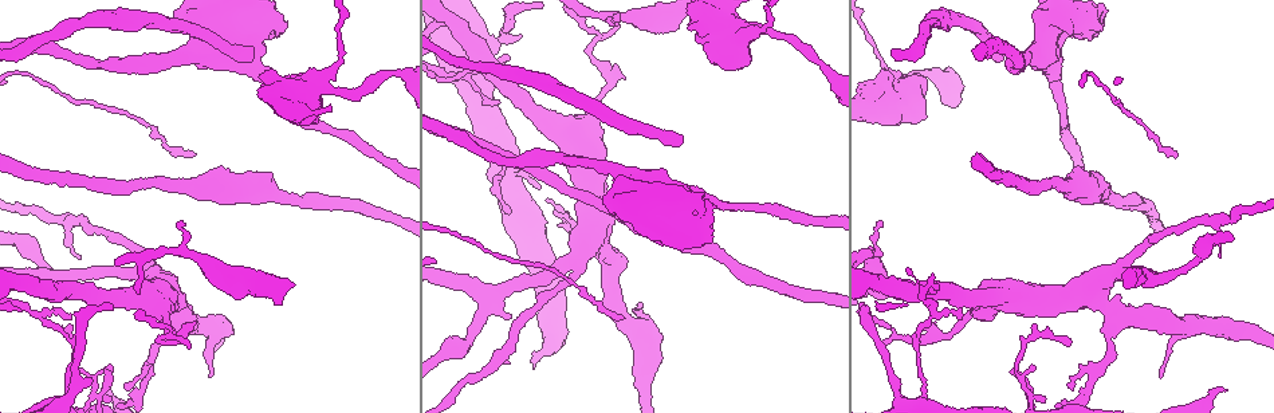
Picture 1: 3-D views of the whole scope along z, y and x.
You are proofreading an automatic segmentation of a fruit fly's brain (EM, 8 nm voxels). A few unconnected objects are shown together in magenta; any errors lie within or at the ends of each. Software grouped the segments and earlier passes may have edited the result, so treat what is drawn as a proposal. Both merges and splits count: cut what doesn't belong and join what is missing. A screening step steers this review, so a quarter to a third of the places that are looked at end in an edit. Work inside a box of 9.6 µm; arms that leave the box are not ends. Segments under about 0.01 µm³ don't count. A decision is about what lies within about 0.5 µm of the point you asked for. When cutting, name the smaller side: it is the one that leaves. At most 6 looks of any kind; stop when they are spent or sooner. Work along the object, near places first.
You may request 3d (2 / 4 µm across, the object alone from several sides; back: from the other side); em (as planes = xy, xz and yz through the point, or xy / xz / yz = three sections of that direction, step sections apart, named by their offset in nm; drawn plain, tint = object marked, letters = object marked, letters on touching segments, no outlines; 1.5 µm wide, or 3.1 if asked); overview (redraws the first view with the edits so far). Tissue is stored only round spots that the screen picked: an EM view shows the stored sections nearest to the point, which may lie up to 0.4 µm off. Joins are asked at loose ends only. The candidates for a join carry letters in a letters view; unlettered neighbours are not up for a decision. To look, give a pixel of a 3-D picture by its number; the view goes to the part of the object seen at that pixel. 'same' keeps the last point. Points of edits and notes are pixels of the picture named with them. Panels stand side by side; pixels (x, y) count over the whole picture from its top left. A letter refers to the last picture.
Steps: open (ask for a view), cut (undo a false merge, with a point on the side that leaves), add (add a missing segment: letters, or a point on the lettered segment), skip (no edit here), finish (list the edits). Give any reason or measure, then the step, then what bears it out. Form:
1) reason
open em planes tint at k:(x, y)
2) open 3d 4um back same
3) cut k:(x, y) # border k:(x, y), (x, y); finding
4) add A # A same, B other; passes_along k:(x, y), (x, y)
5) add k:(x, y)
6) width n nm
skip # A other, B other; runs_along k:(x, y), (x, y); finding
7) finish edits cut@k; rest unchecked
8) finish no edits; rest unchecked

free end
open em planes letters at 1:(259, 76)

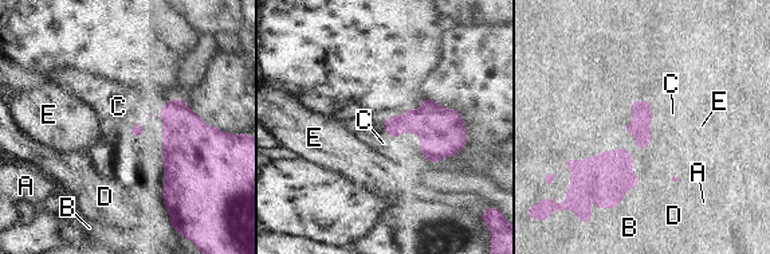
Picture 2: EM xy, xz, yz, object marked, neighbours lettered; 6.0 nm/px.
longest_contact C 100 nm
add C # A other, B other, C same, D other, E other; it goes on there

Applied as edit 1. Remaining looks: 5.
calibre changes
open em planes letters at 1:(1050, 76)

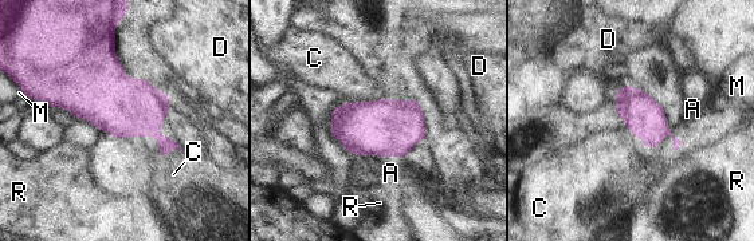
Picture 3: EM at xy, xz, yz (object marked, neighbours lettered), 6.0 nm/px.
skip # A other, C other, D other, M other, R other; border 3:(417, 98), (342, 103); all the same neuron

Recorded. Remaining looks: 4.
an open end
open em planes plain at 1:(189, 347)

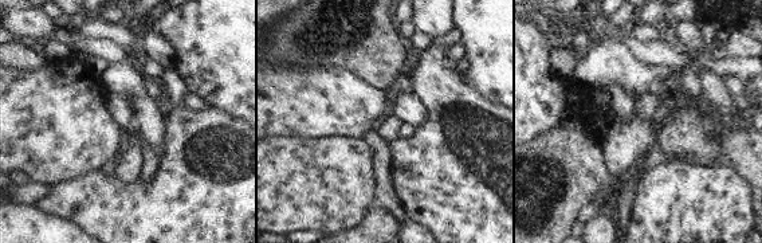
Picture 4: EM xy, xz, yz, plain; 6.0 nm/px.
see the neighbours
open em planes letters same

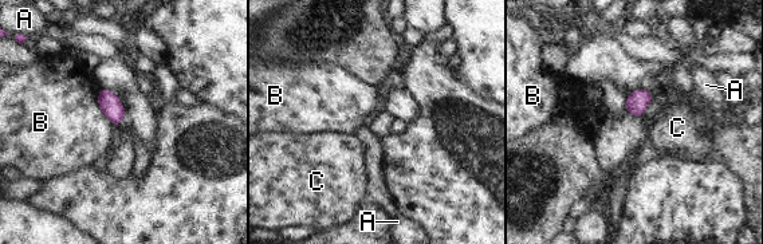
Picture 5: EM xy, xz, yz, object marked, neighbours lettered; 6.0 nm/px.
skip # A other, B other, C other; border 5:(98, 89), (98, 109), (114, 126); none of them fits

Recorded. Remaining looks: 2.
finish edits add@2; rest unchecked

